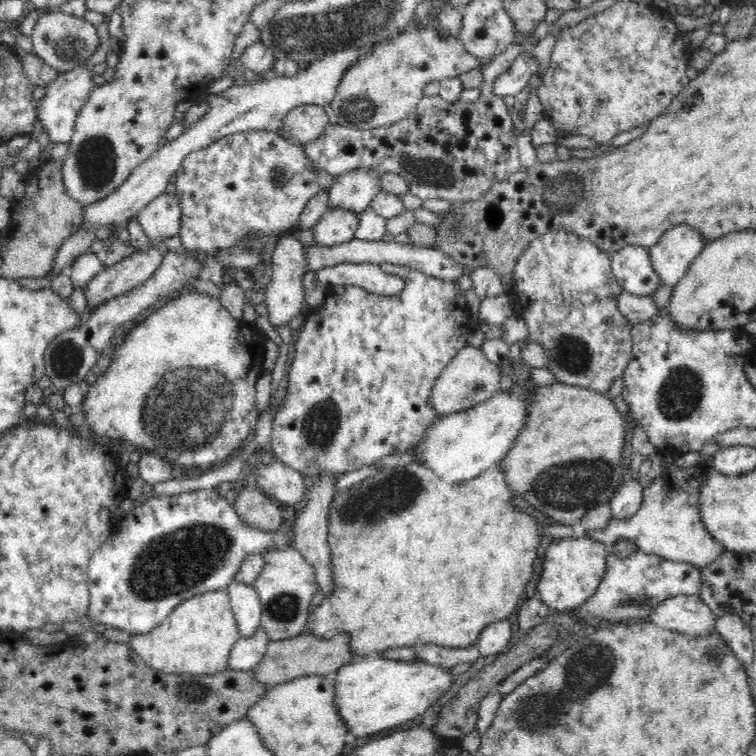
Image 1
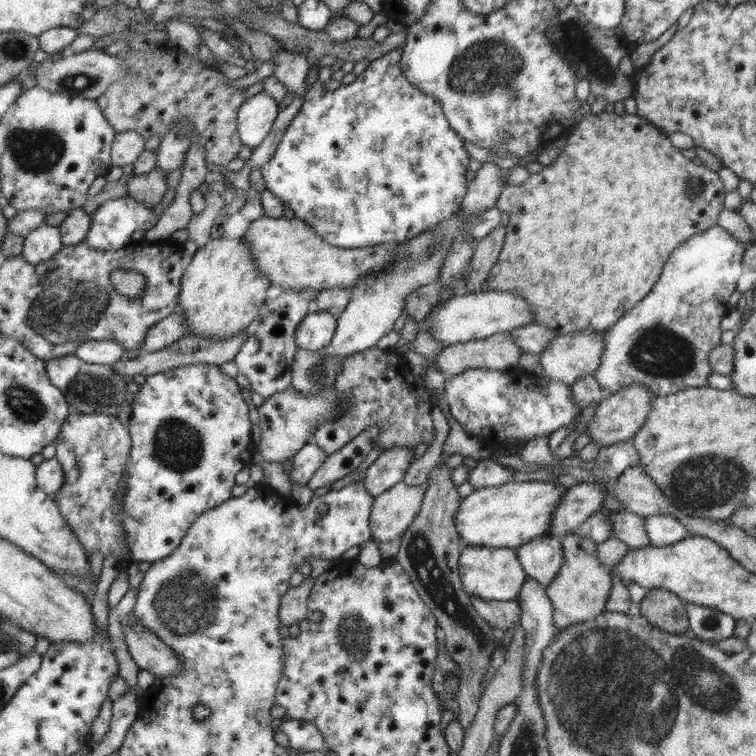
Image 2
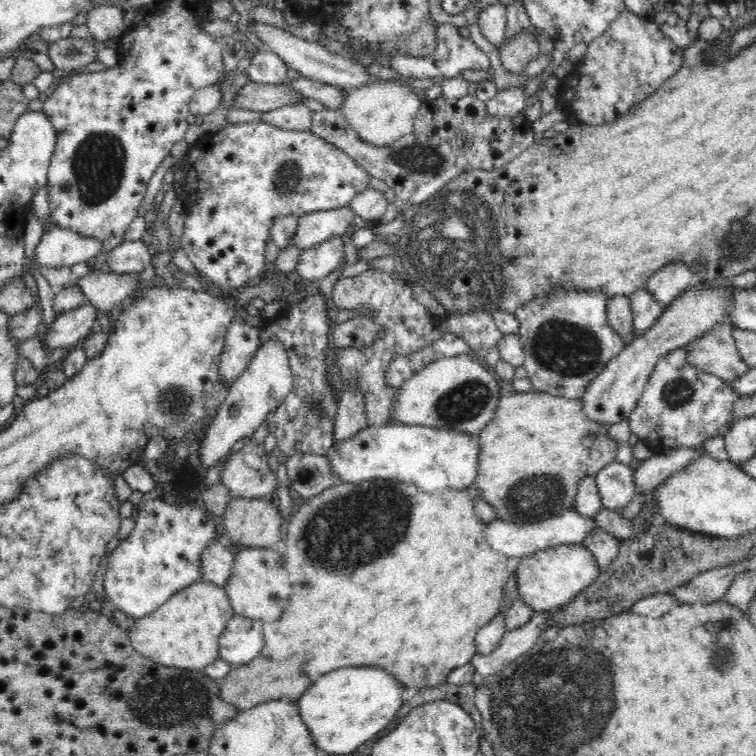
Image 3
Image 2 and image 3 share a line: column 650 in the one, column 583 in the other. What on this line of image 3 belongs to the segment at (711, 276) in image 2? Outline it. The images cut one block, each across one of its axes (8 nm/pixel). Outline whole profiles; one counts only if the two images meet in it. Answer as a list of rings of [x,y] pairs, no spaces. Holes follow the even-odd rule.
[[[556,289],[547,297],[534,297],[515,310],[519,320],[519,337],[525,350],[524,368],[528,372],[533,388],[542,393],[580,399],[588,386],[604,371],[608,363],[625,349],[624,339],[608,324],[606,304],[608,296],[604,291]]]

